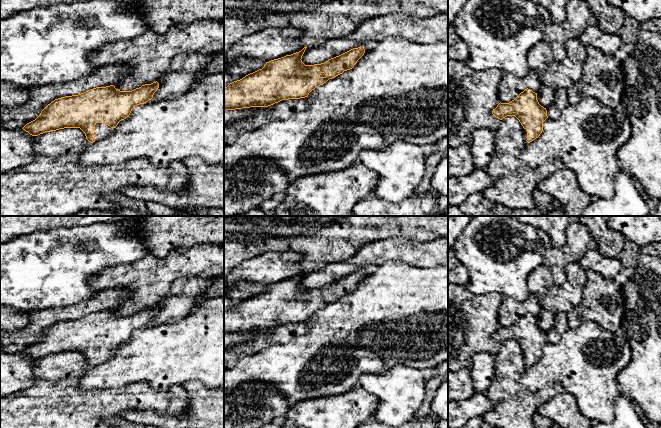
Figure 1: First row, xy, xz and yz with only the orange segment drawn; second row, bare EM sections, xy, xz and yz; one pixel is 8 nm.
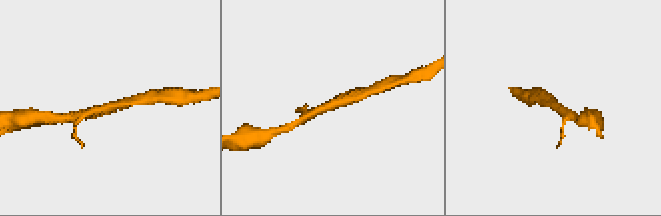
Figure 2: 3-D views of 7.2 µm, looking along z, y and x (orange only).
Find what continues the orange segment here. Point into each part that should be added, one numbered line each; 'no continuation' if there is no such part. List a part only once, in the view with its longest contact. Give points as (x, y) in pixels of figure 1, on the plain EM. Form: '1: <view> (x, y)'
1: xy (101, 354)

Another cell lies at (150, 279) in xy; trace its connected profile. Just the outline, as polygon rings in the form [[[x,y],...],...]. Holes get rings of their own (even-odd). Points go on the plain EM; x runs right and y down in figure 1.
[[[200,243],[184,251],[171,251],[164,258],[149,255],[134,263],[105,268],[97,275],[92,276],[89,284],[97,292],[116,287],[132,291],[132,297],[124,300],[114,309],[120,315],[132,315],[142,309],[156,306],[165,299],[170,293],[172,284],[178,279],[220,276],[224,276],[224,246]]]

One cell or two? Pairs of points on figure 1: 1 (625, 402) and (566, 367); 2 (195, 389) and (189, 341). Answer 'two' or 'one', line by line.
1: two
2: two

